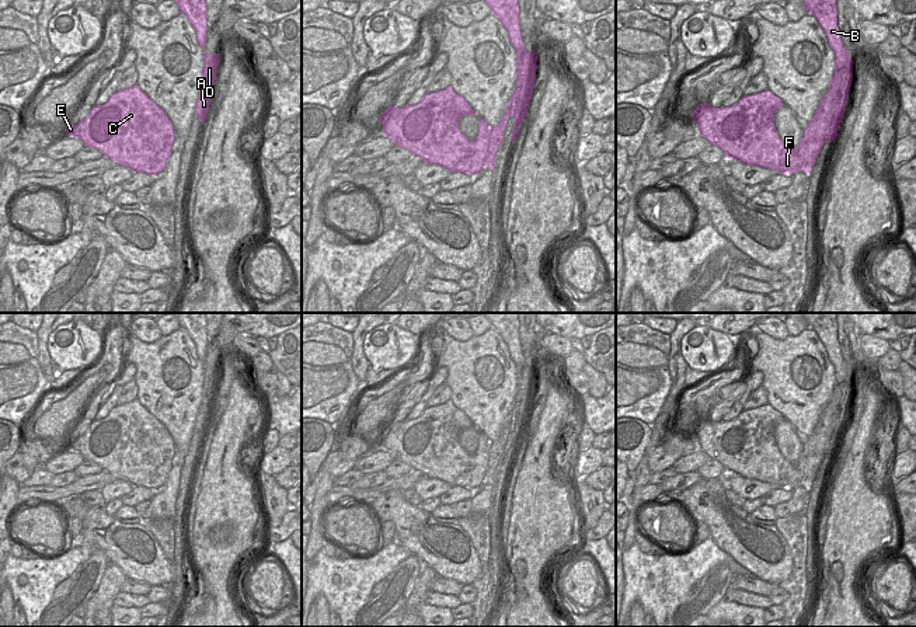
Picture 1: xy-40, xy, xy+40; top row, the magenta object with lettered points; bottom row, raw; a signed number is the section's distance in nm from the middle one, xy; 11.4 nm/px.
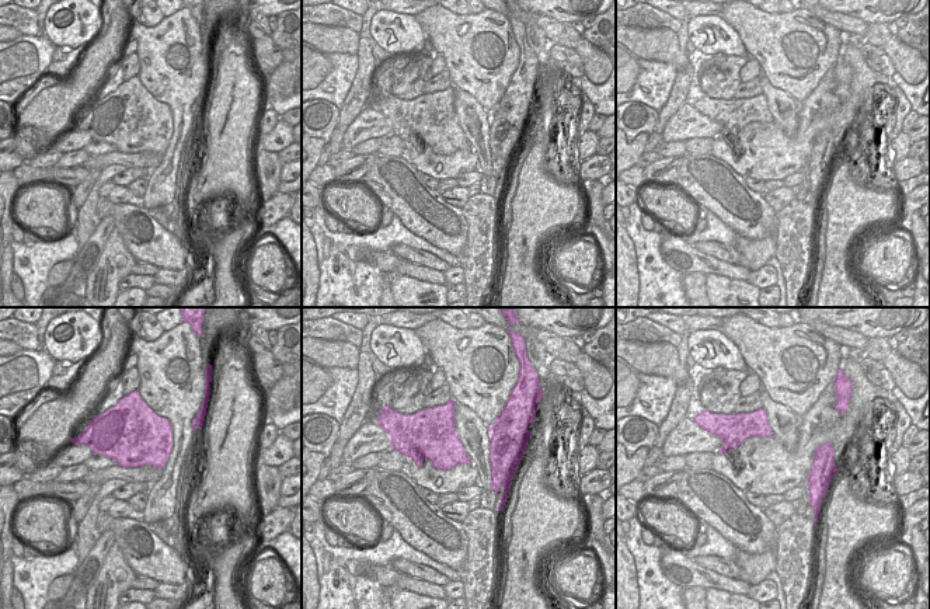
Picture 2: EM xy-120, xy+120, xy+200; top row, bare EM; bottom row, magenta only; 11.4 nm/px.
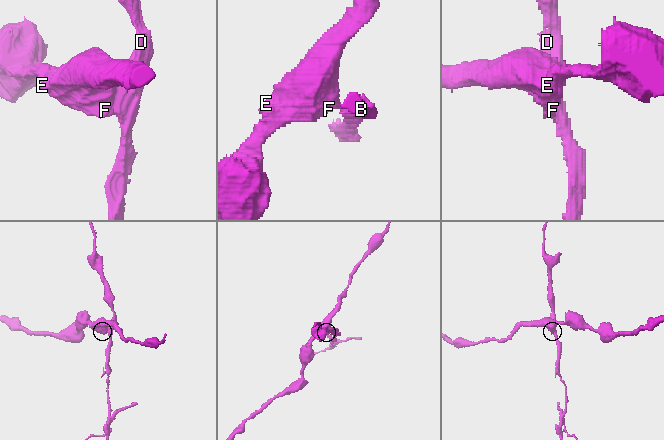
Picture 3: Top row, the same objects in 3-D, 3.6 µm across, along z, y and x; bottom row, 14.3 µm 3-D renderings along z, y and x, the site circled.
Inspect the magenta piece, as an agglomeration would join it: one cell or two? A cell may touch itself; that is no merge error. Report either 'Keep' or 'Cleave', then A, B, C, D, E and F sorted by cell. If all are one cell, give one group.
Cleave. Groups: A B D / C E F

